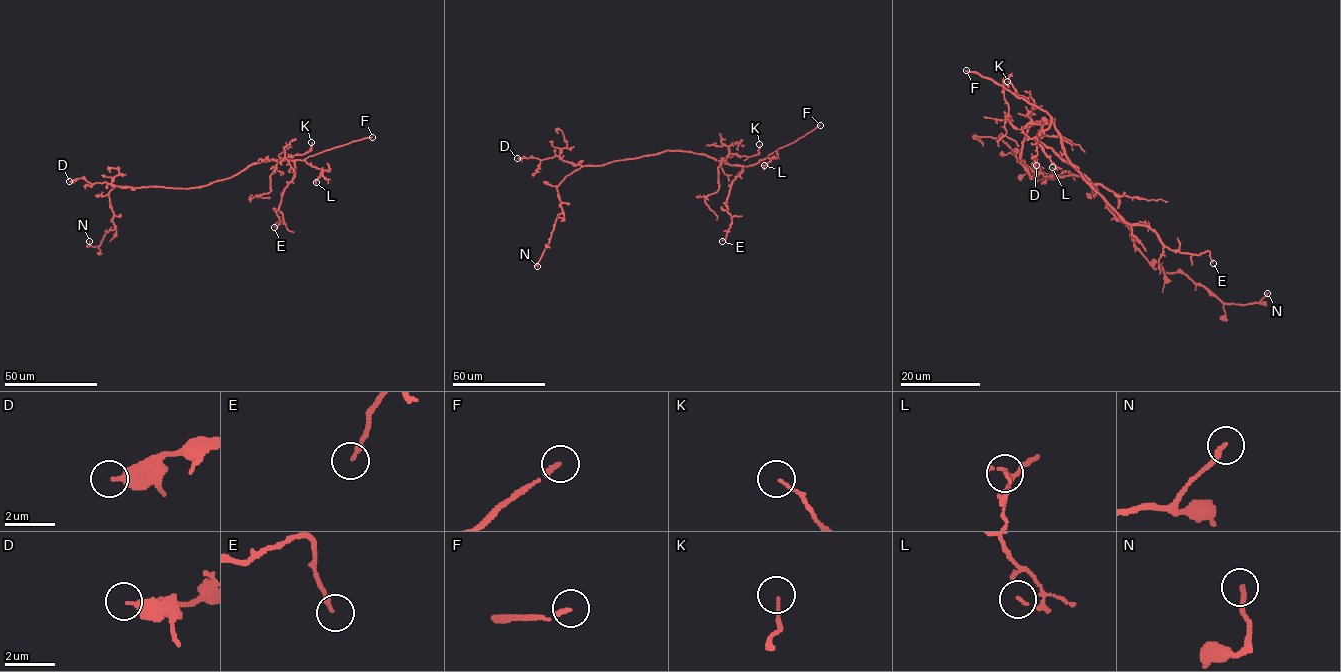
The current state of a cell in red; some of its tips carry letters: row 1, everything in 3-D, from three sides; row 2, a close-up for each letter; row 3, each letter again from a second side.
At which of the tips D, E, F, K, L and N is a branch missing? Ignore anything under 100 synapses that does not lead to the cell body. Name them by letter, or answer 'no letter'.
F

